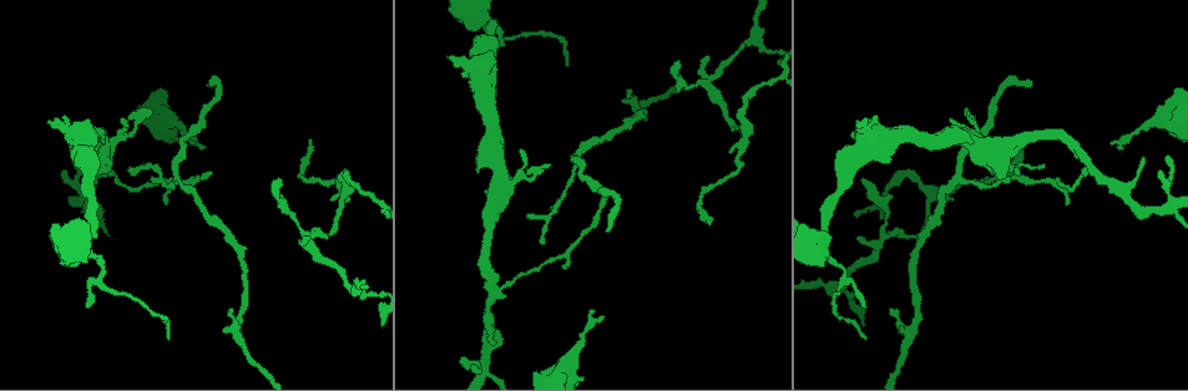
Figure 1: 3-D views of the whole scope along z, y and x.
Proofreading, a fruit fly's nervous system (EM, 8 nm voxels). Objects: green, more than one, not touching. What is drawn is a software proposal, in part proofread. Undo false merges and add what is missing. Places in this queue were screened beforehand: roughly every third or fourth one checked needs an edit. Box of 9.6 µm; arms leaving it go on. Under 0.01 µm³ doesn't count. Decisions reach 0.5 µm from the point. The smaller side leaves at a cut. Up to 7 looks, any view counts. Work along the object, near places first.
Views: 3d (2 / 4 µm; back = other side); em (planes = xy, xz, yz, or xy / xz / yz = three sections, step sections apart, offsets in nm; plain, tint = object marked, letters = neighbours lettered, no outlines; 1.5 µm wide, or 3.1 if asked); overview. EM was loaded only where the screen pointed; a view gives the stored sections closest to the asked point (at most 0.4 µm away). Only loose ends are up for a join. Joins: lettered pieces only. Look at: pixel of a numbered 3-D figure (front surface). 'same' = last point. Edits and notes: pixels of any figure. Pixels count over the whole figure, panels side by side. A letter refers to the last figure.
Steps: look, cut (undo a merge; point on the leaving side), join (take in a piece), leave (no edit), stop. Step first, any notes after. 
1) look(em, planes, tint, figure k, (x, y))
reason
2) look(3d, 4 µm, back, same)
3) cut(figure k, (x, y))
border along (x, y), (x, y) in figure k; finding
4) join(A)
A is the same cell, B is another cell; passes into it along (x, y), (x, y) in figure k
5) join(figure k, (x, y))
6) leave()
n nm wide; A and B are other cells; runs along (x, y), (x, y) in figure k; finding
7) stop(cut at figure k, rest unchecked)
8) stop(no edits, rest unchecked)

look(3d, 4 µm, figure 1, (204, 148))
branch stops here

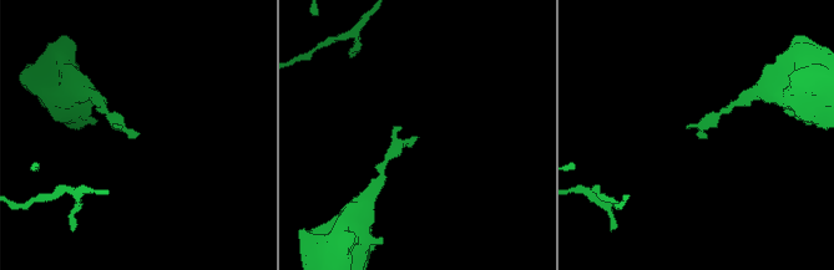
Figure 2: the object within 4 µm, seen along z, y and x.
look(em, planes, letters, figure 2, (139, 133))
shape alone is not enough

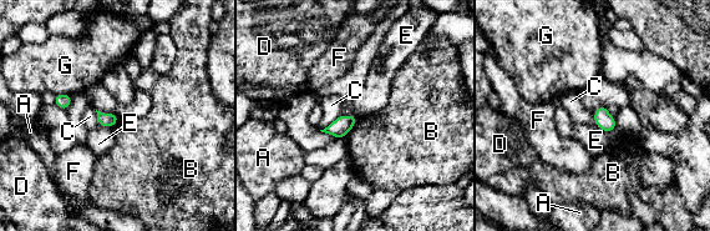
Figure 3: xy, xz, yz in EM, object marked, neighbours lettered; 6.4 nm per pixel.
leave()
A, B, C, D, E, F and G are other cells; border along (355, 125), (346, 134) in figure 3; no lettered piece goes on from it

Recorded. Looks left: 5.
look(3d, 4 µm, figure 1, (820, 238))
sudden change in width

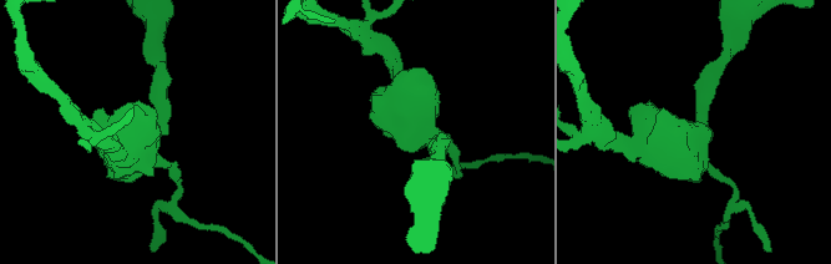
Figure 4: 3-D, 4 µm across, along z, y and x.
look(em, 3.1 µm, planes, plain, figure 4, (697, 132))
now the EM

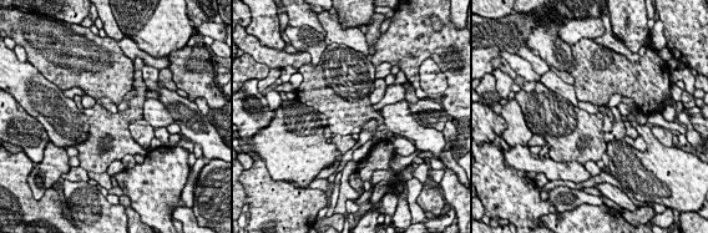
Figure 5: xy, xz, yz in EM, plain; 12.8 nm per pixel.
look(em, 3.1 µm, planes, letters, same)

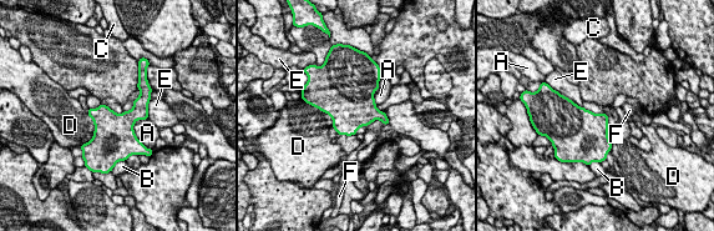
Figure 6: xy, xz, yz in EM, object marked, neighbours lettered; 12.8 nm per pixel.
leave()
A, B, C, D, E and F are other cells; border along (147, 117), (133, 126), (145, 146) in figure 6; one neuron here

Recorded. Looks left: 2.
look(em, planes, tint, figure 1, (873, 141))
sudden change in width

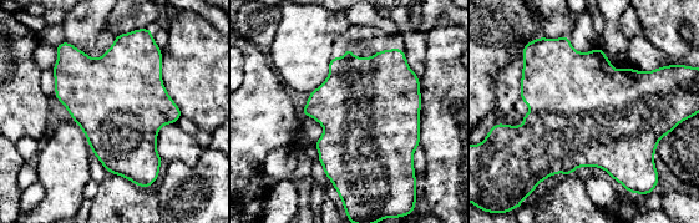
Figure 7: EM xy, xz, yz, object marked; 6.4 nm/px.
look(em, planes, letters, same)
what lies round it

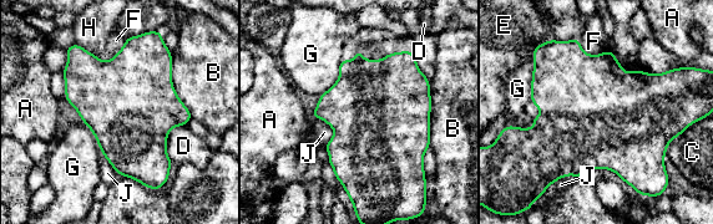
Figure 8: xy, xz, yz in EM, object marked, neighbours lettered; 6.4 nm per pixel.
leave()
A, B, C, D, E, F, G, H and J are other cells; border along (313, 117), (333, 131), (324, 146) in figure 8; one neuron here

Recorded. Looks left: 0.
stop(no edits, rest unchecked)

